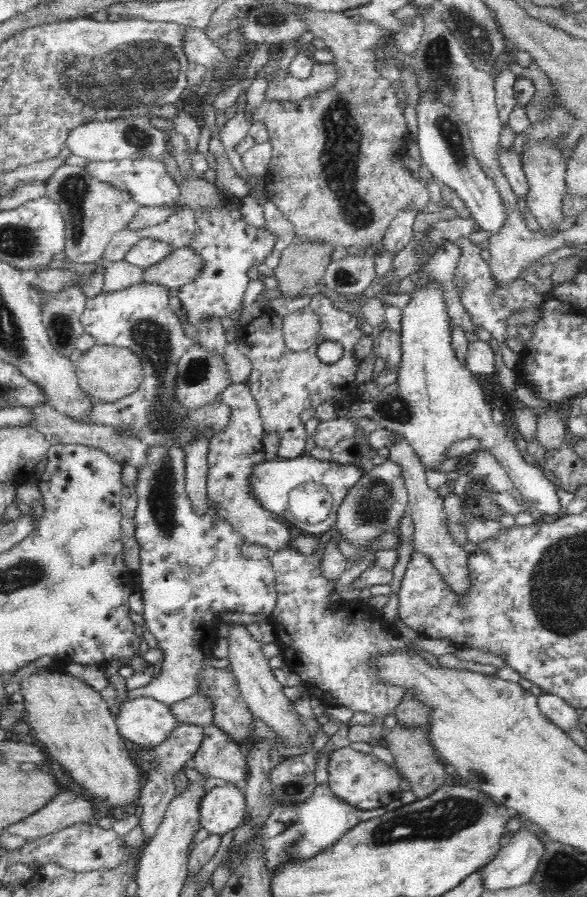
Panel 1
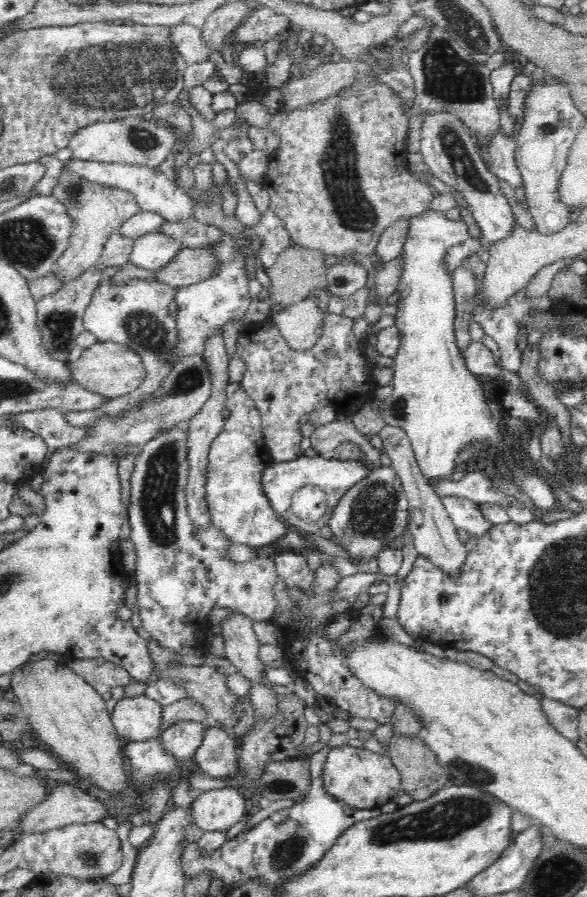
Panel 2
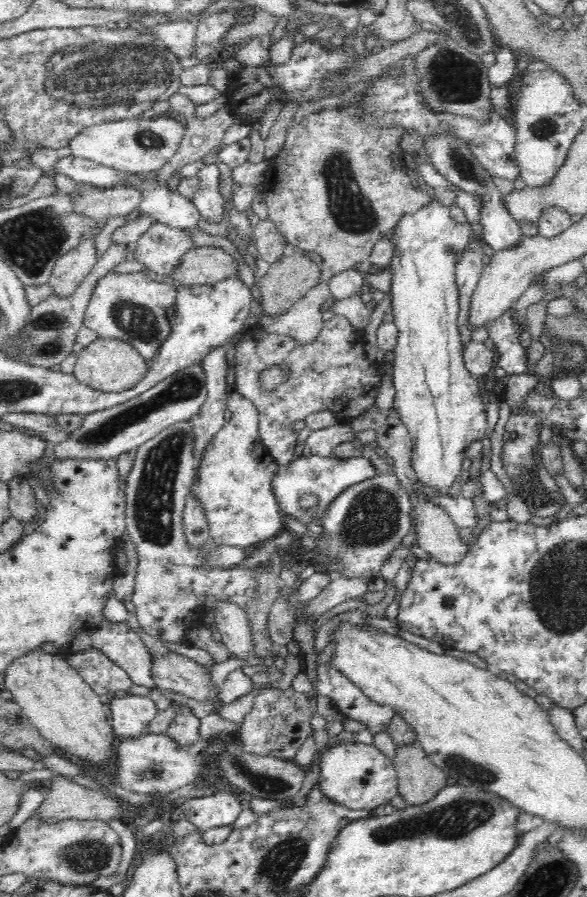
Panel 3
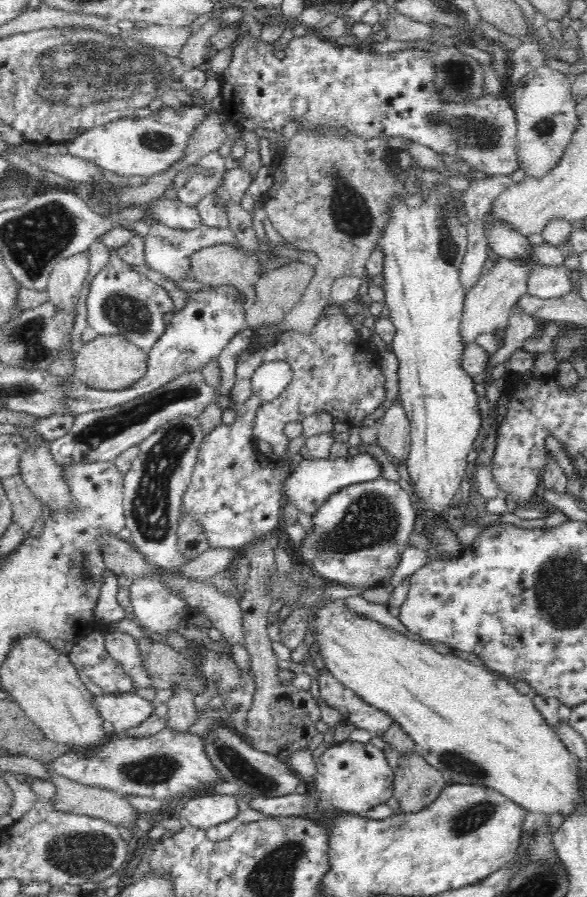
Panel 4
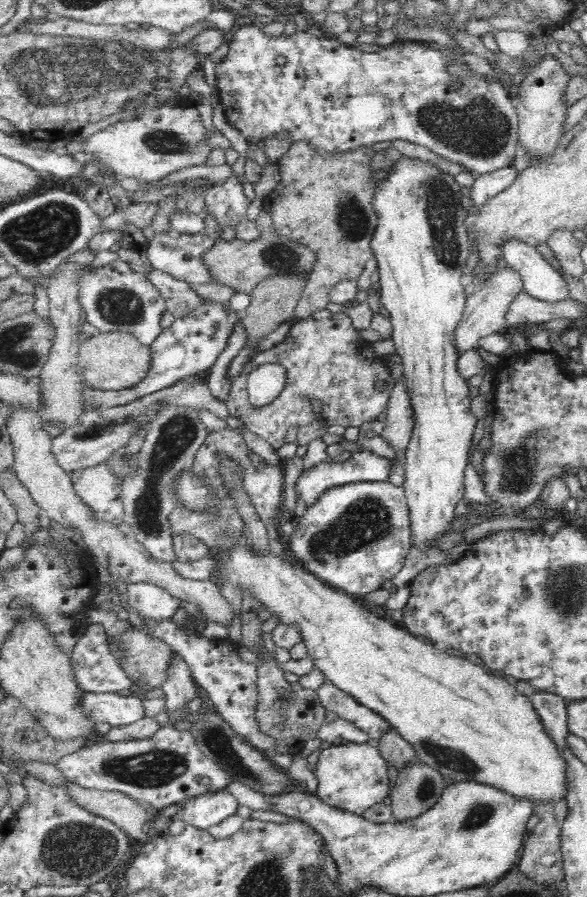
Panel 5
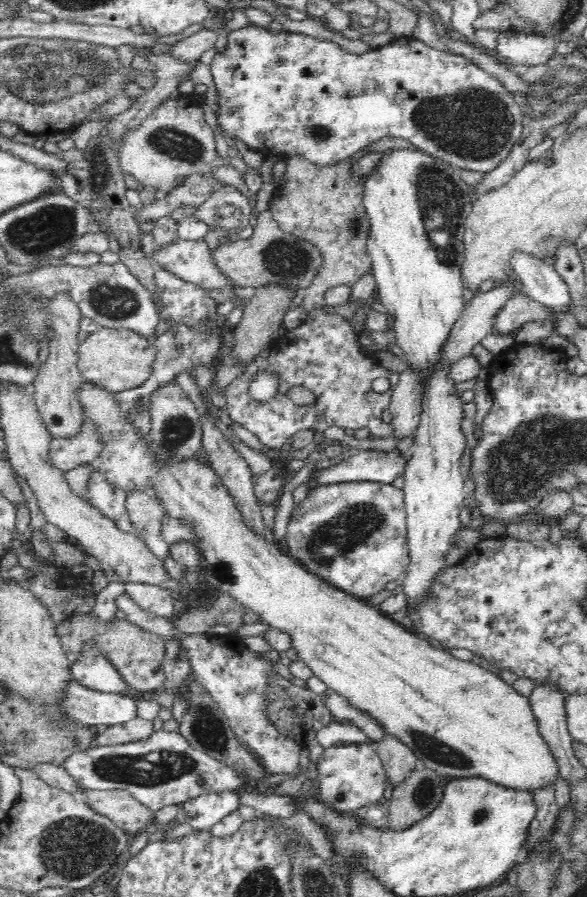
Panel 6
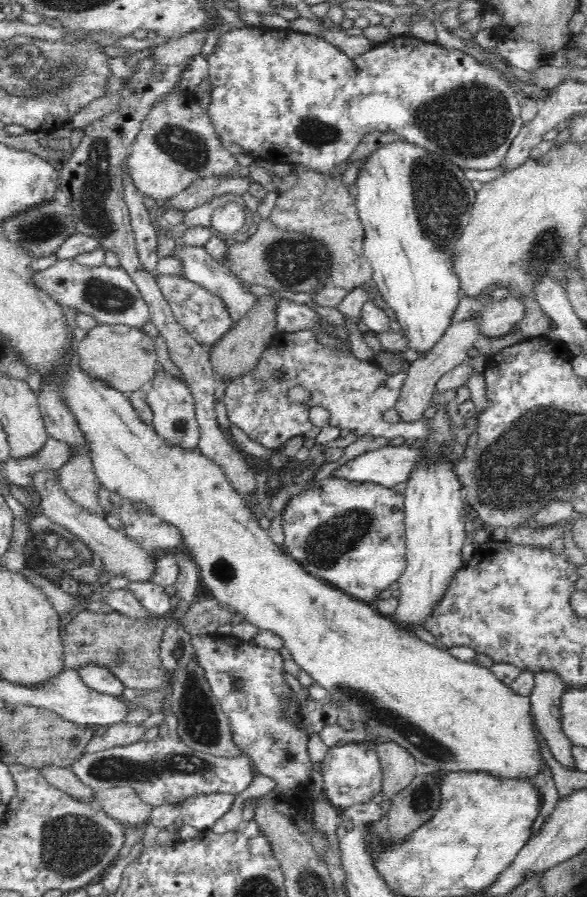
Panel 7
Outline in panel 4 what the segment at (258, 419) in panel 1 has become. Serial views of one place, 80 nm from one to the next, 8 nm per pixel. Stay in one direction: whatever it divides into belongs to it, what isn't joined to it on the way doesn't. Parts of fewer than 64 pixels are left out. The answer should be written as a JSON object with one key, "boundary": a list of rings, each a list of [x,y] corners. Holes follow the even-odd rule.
{"boundary":[[[287,362],[263,364],[252,377],[251,397],[241,403],[230,399],[229,408],[236,412],[234,423],[216,428],[200,445],[195,472],[183,495],[180,518],[188,511],[200,520],[212,548],[243,550],[256,538],[277,534],[283,525],[281,486],[285,468],[258,450],[258,440],[252,428],[259,404],[277,397],[292,377],[293,371]]]}

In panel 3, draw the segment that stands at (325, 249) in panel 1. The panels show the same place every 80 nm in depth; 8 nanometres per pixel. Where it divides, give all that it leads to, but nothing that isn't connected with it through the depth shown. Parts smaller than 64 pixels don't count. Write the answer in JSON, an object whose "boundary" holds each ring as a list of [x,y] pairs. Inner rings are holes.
{"boundary":[[[293,248],[289,255],[282,255],[275,263],[272,263],[267,274],[258,281],[262,314],[284,314],[296,301],[304,298],[311,288],[318,286],[322,280],[321,262],[314,262],[301,249]]]}

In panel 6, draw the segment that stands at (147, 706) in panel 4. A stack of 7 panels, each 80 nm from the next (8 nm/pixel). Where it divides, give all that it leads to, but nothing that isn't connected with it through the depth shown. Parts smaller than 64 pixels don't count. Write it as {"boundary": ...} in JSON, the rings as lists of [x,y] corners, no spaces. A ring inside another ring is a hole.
{"boundary":[[[73,679],[66,693],[69,698],[63,703],[65,712],[92,729],[99,724],[123,725],[138,718],[138,699],[135,697],[90,690]]]}

